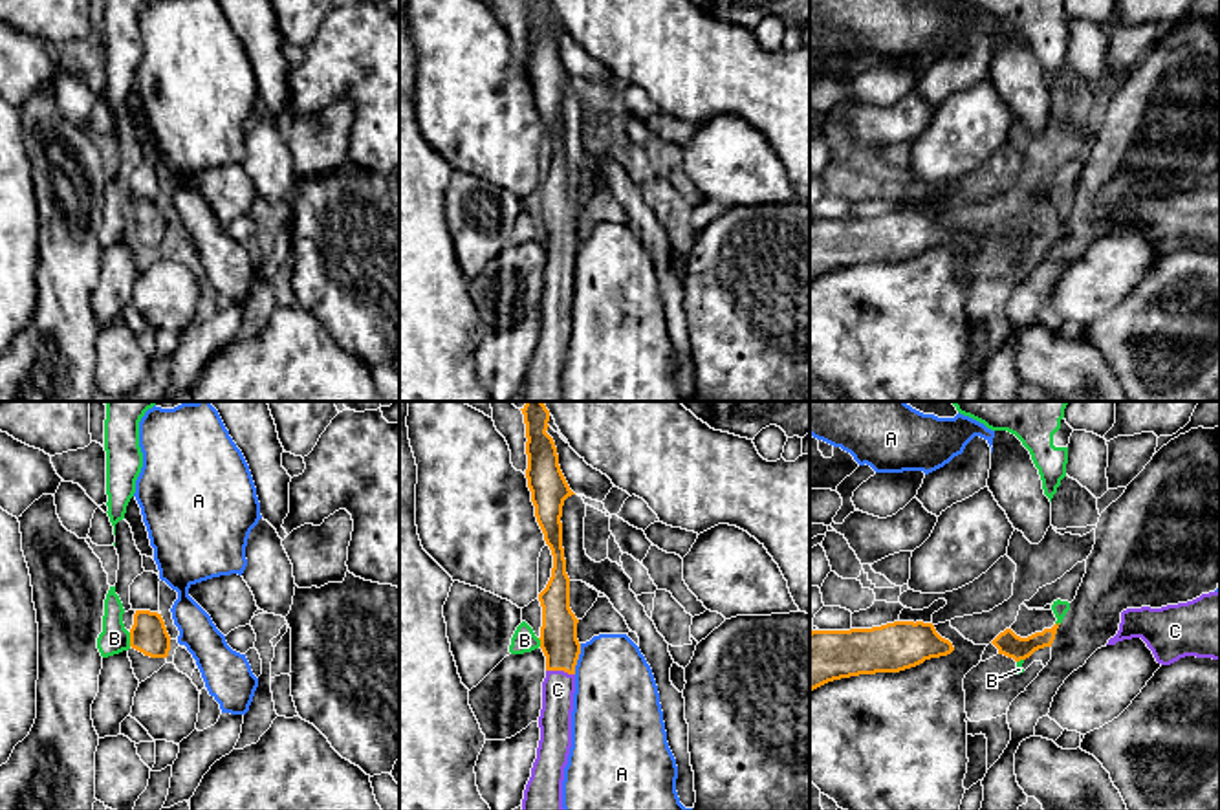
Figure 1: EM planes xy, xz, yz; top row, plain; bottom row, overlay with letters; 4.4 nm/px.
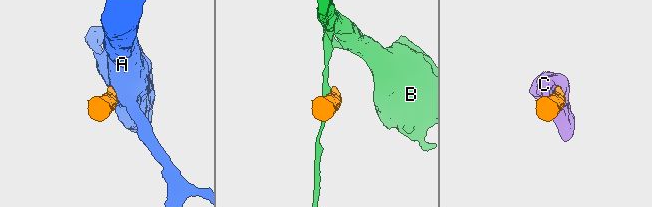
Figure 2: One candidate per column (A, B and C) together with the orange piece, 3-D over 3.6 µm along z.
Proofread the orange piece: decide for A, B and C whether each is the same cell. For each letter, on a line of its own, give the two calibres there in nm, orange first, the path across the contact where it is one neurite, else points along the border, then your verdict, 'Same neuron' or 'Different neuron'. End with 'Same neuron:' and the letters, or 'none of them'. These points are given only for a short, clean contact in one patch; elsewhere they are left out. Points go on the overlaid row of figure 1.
A: Thickness 160 nm (orange) against 380 nm. Boundary: xz (581, 644), (574, 673). Different neuron
B: Thickness 160 nm (orange) against 130 nm. Boundary: xy (129, 633), (130, 645). Different neuron
C: Thickness 160 nm (orange) against 140 nm. Same neuron
Same neuron: C

